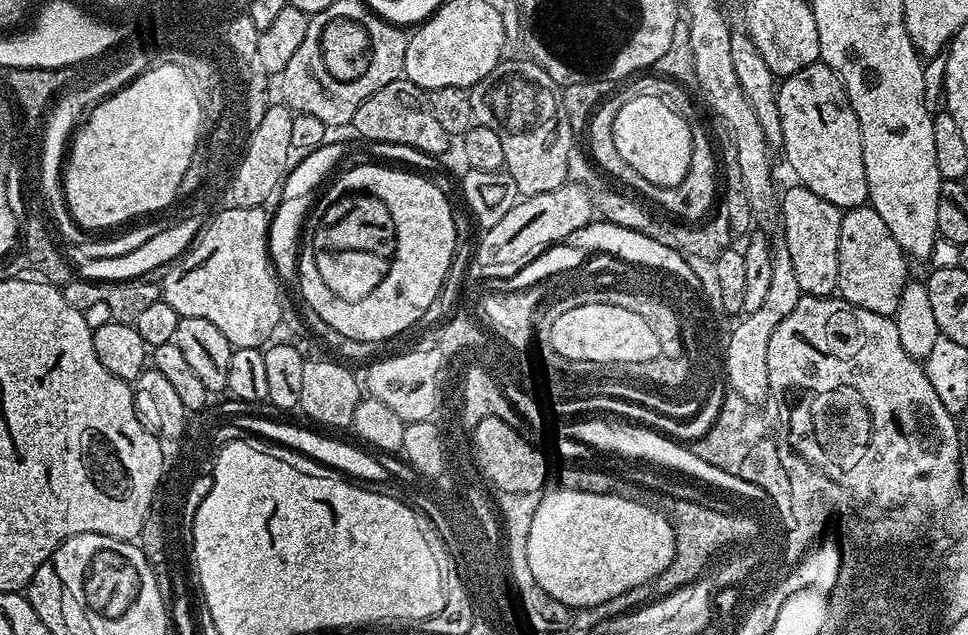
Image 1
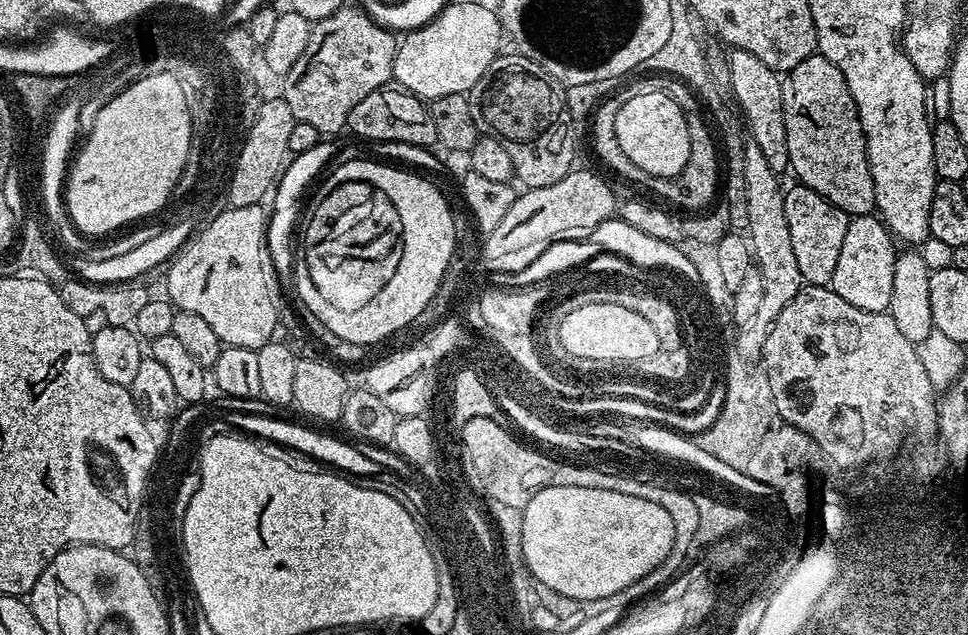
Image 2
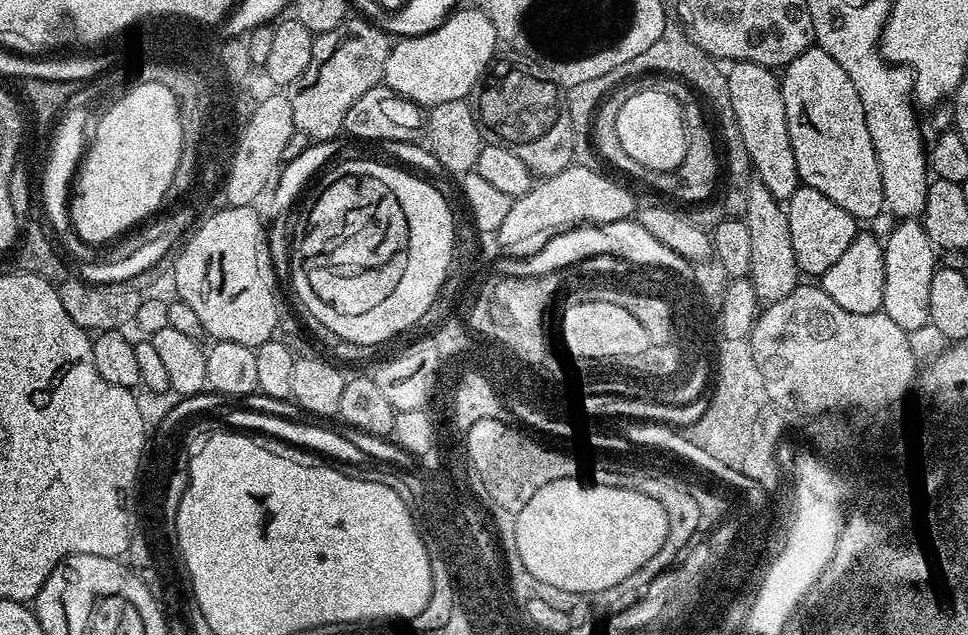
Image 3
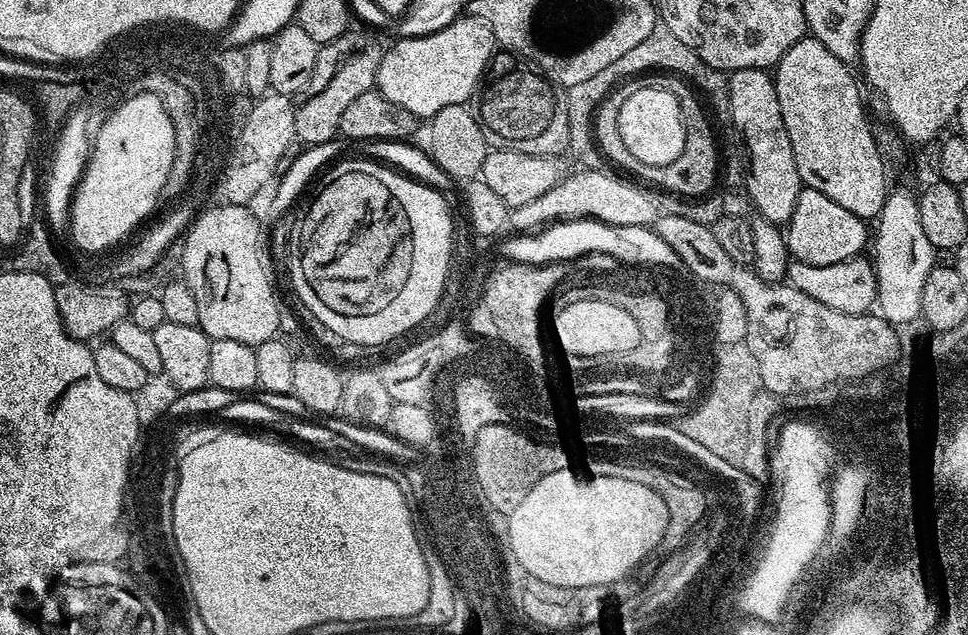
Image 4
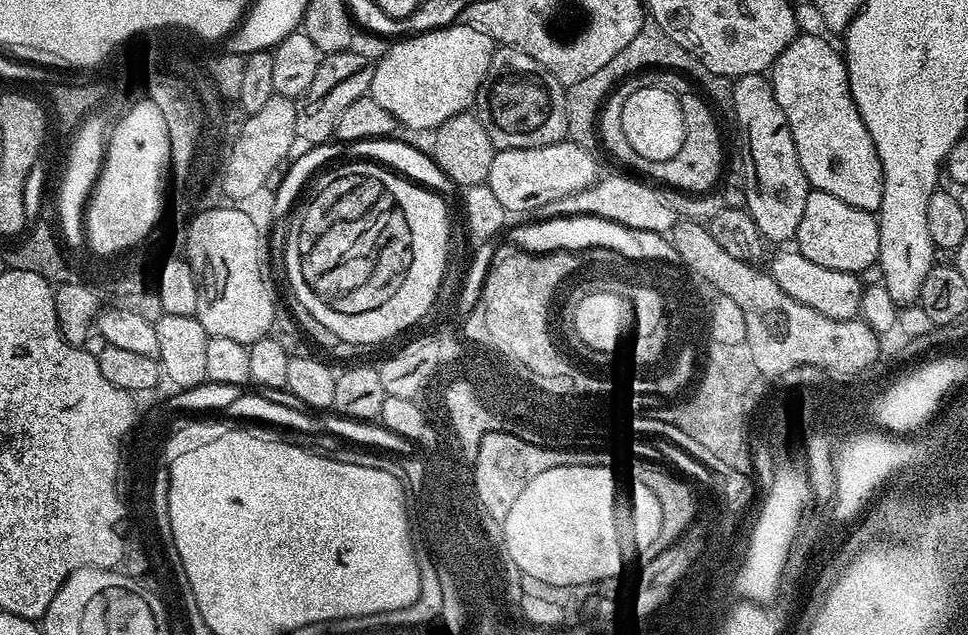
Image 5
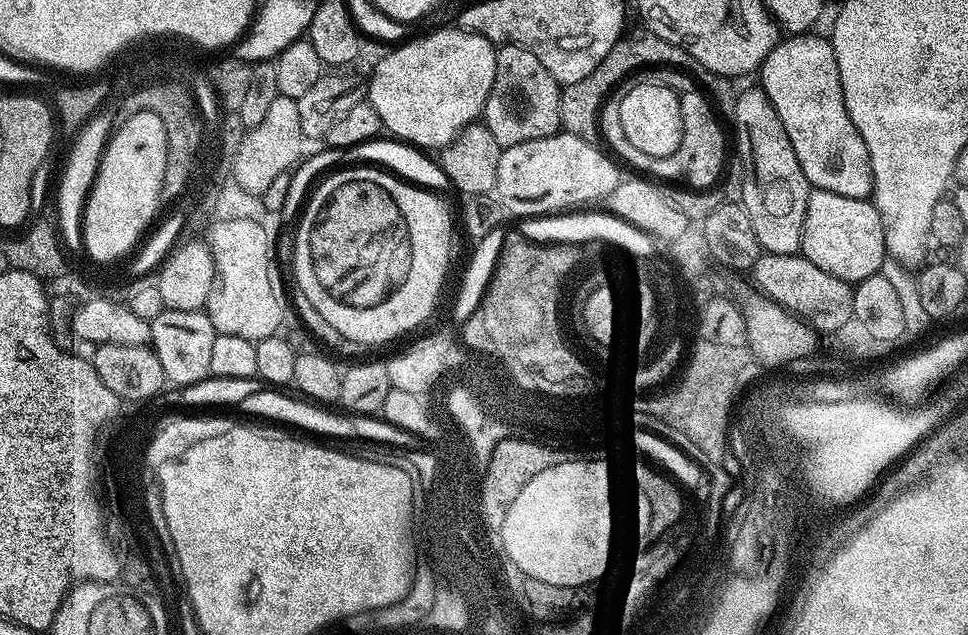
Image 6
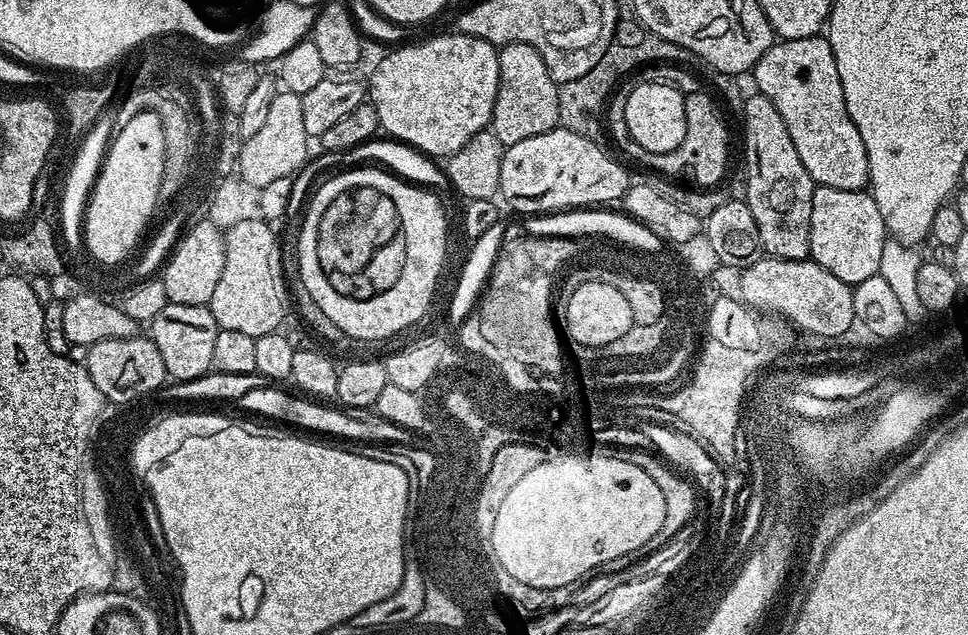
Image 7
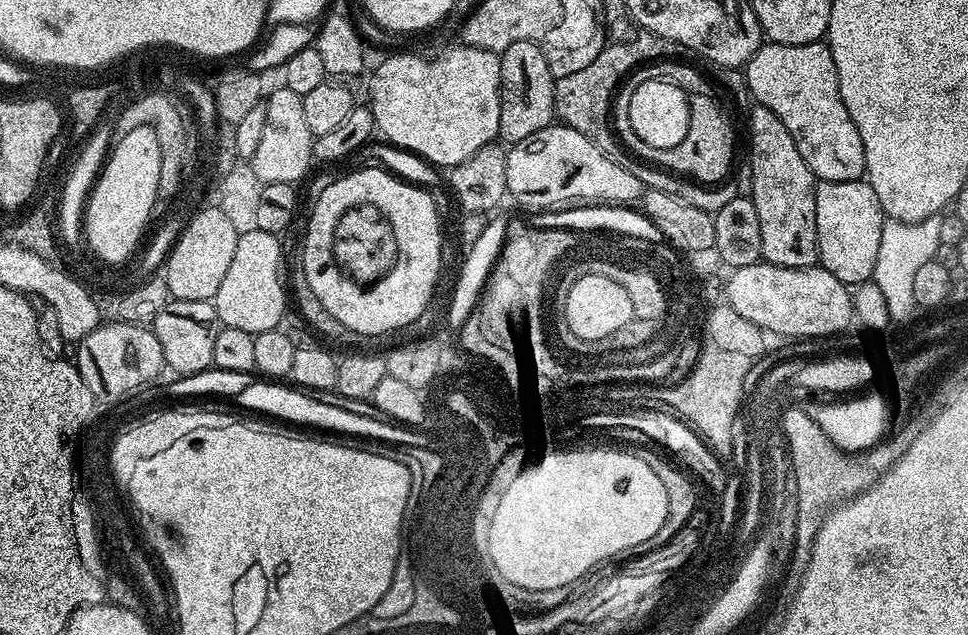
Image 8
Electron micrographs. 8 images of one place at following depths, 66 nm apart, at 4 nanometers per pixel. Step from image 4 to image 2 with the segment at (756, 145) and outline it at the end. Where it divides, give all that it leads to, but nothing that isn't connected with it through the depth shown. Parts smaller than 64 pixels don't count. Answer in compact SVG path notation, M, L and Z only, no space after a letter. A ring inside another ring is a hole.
M733 48L728 56L728 84L732 87L732 96L736 99L735 107L742 117L743 127L751 143L762 150L763 157L770 164L770 170L777 174L789 171L788 147L786 146L786 118L782 110L781 77L766 62L754 58L741 48Z

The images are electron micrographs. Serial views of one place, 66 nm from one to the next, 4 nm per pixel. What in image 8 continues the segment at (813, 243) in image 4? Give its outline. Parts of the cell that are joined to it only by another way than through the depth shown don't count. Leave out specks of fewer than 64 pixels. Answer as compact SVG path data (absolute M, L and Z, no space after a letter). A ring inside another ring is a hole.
M867 179L819 181L816 186L818 264L847 286L859 286L871 281L878 262L878 245L882 243L885 219L878 194L874 194Z

